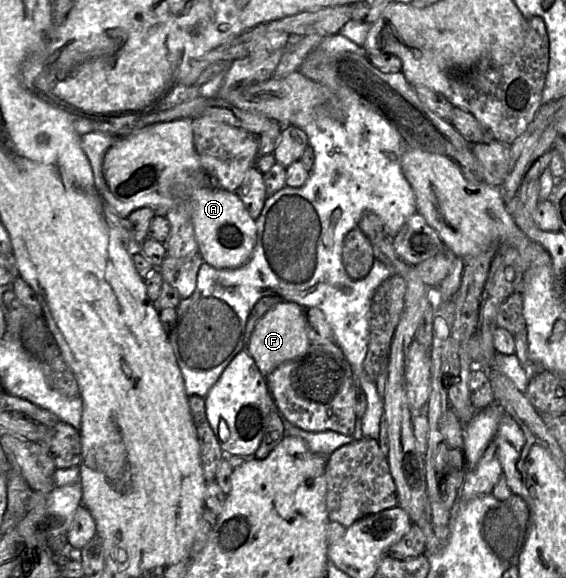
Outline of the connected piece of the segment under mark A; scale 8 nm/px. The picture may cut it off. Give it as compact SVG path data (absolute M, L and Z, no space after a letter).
M177 119L155 123L137 129L126 136L106 134L102 131L81 135L81 147L93 171L95 187L102 199L121 217L128 217L134 210L150 207L157 214L164 214L179 204L188 204L199 253L204 263L217 269L232 269L246 263L256 244L256 223L235 192L219 187L202 166L193 139L193 119Z

